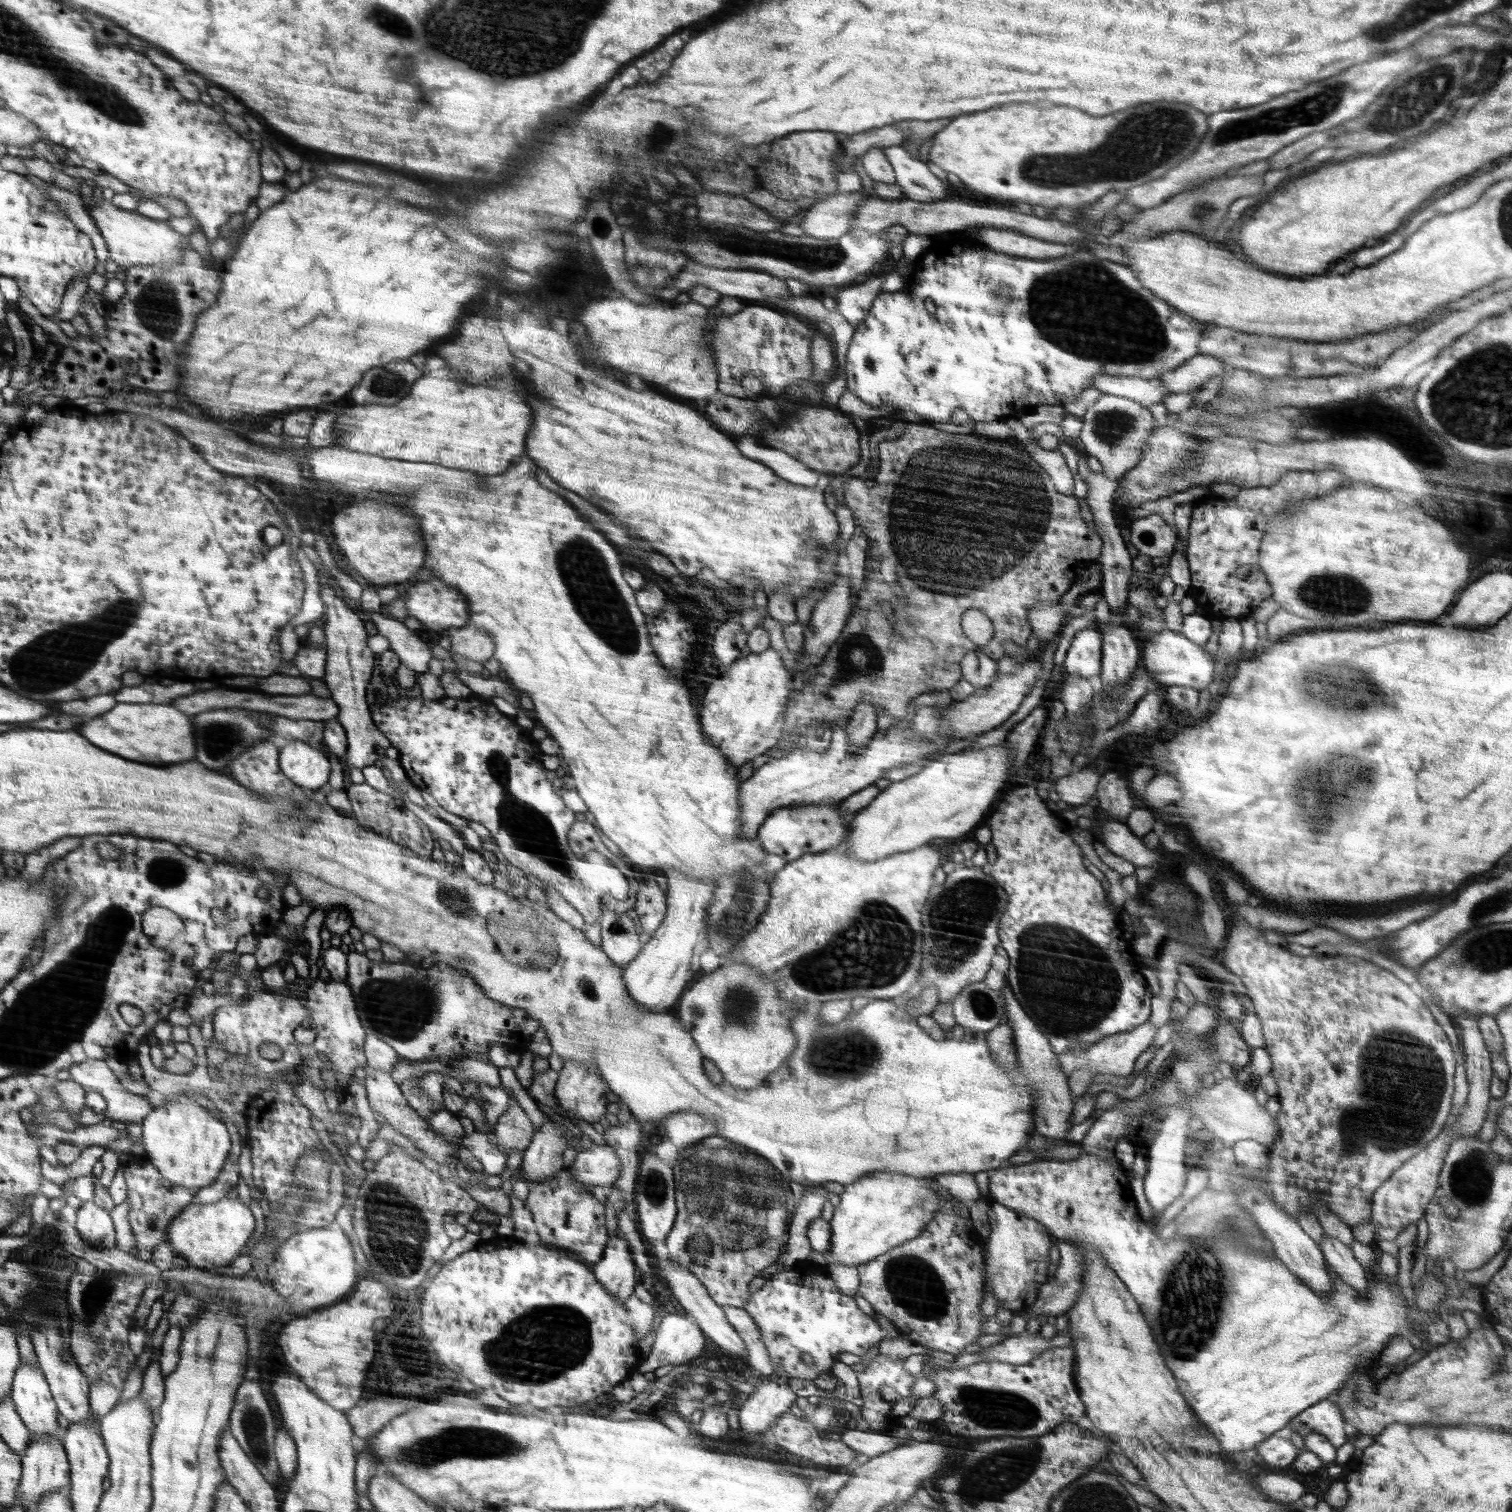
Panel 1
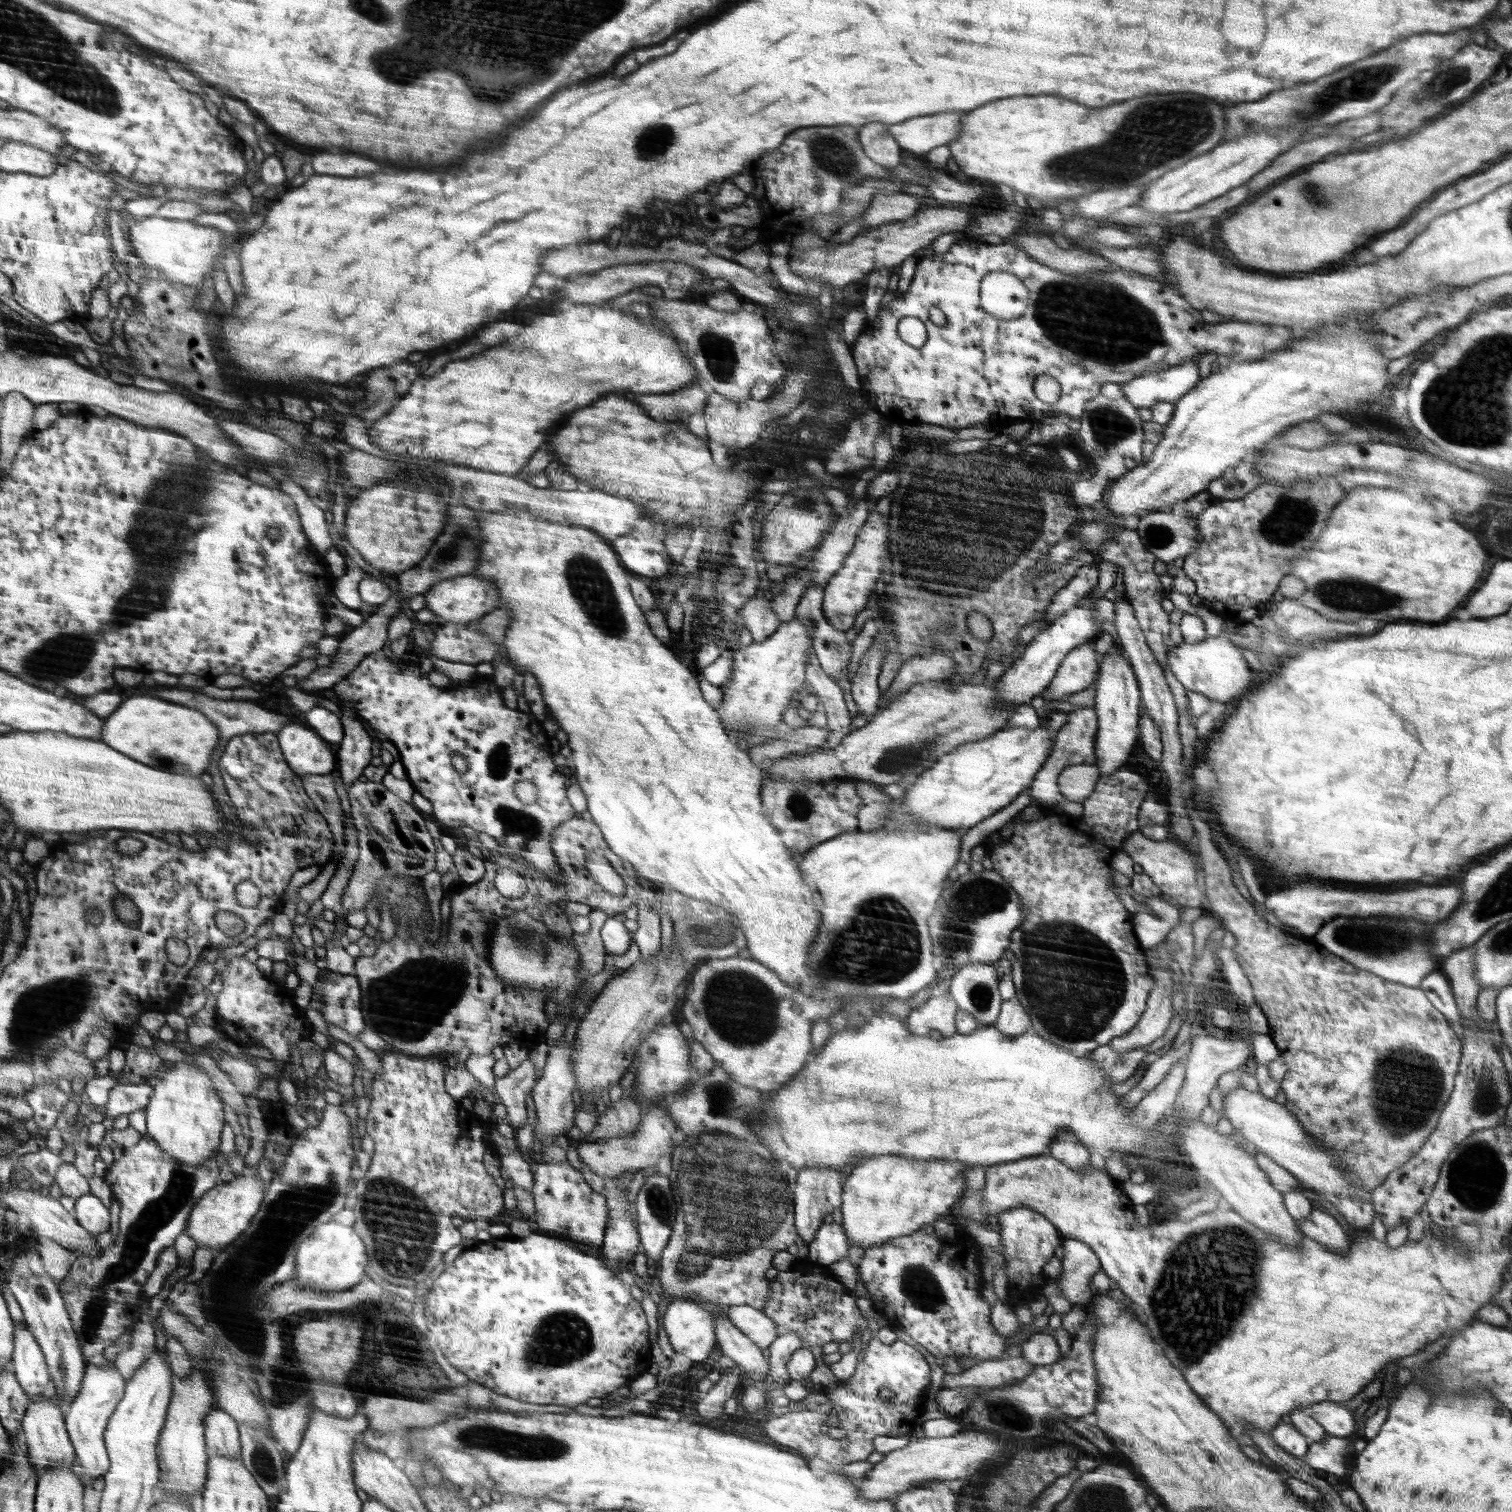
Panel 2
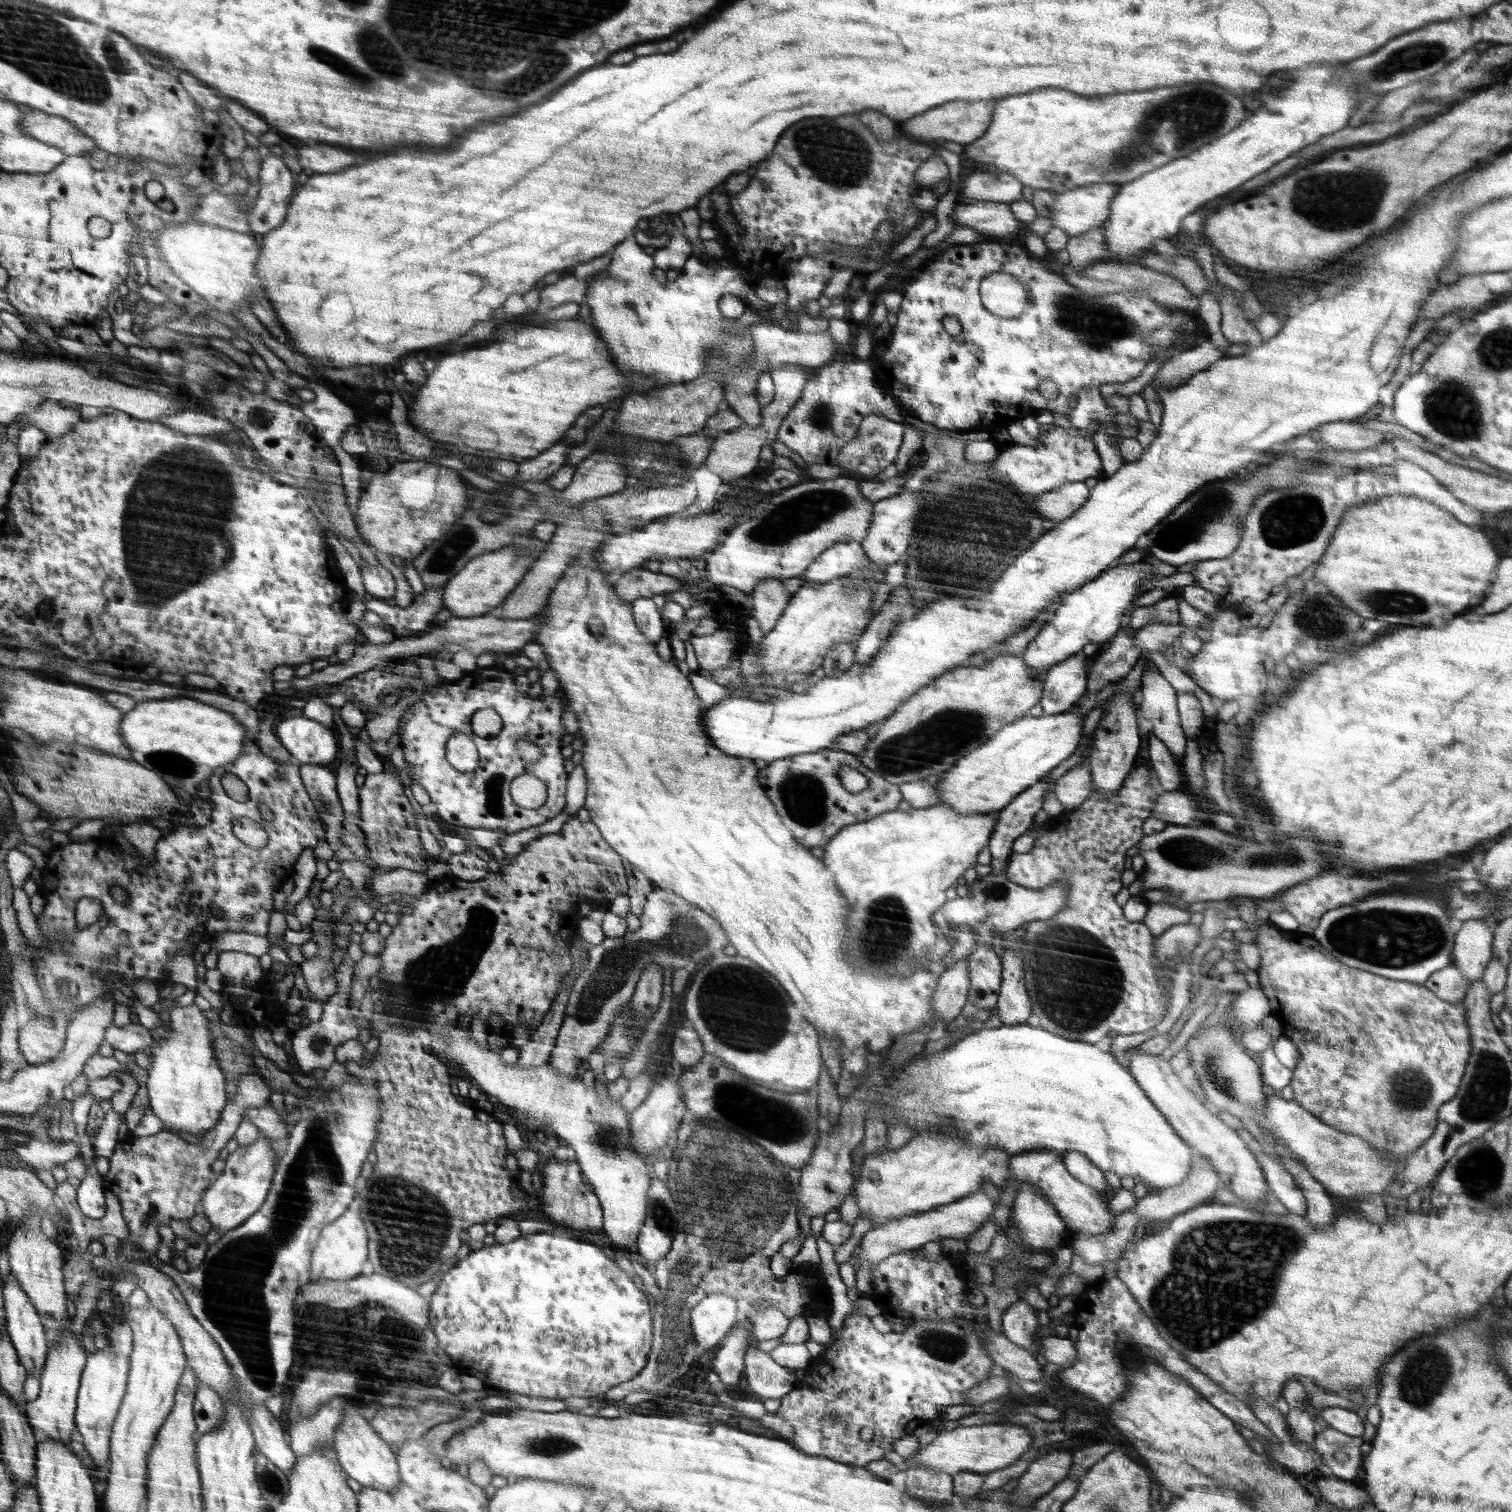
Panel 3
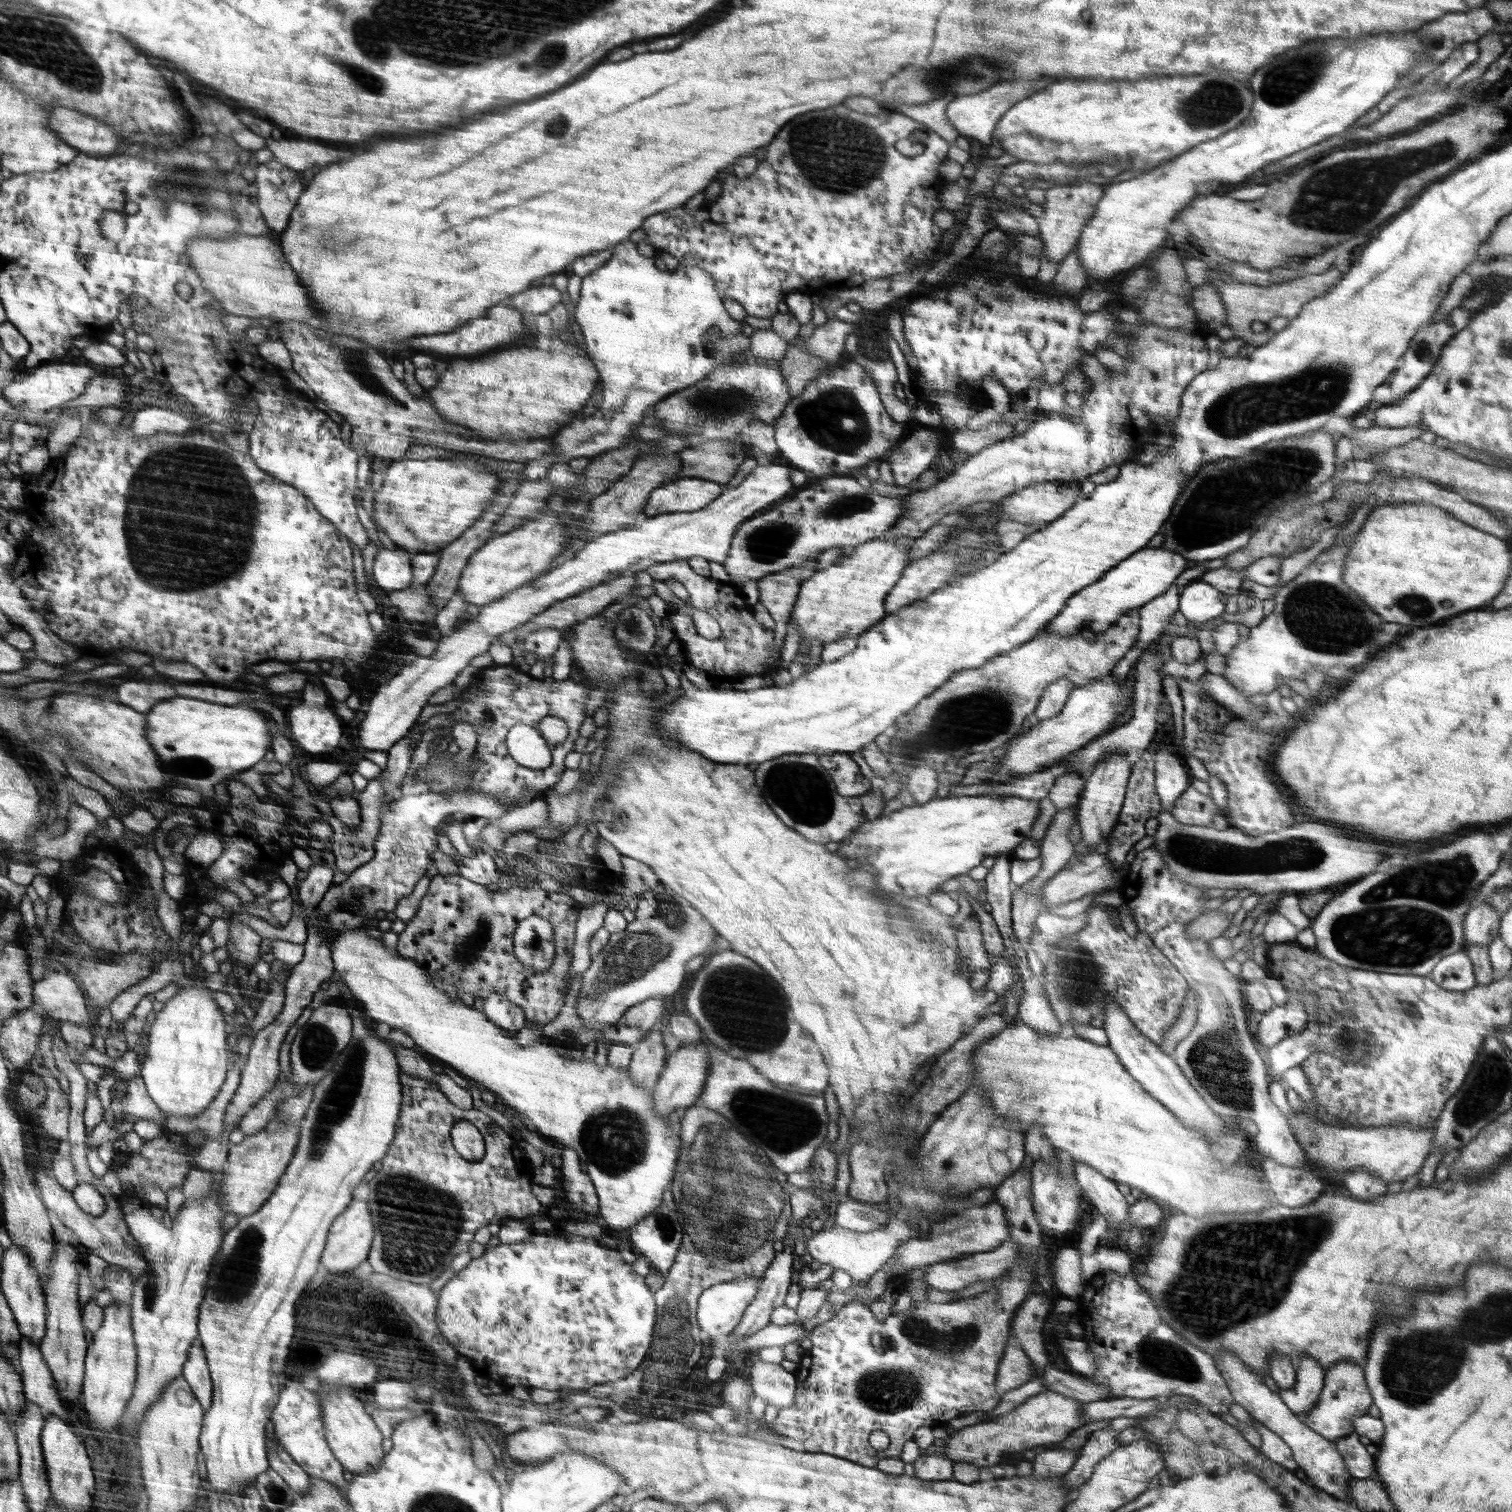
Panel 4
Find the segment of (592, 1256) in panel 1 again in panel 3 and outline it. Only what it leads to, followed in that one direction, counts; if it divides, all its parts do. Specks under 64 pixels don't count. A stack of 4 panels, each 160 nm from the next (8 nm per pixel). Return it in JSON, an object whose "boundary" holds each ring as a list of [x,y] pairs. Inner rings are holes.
{"boundary":[[[550,1158],[547,1164],[542,1168],[541,1176],[543,1186],[540,1188],[540,1206],[544,1216],[552,1222],[562,1222],[562,1226],[570,1226],[580,1232],[598,1232],[602,1230],[602,1209],[600,1208],[597,1194],[590,1192],[588,1186],[582,1180],[582,1172],[577,1161],[559,1161]]]}

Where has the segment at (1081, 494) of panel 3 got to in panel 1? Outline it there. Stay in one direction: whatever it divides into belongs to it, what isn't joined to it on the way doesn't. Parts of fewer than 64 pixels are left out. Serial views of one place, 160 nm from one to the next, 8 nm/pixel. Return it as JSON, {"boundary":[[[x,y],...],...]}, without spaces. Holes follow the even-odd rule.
{"boundary":[[[1110,394],[1101,395],[1080,417],[1082,429],[1078,434],[1078,440],[1082,444],[1084,454],[1087,457],[1096,457],[1104,470],[1102,476],[1114,482],[1118,482],[1126,472],[1138,464],[1146,448],[1146,442],[1157,426],[1146,405],[1124,396]]]}

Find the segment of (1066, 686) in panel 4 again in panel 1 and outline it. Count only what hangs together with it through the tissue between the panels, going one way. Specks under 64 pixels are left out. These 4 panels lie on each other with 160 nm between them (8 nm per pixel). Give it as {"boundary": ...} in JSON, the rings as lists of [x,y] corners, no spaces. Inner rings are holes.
{"boundary":[[[1096,630],[1078,631],[1065,654],[1063,673],[1080,678],[1100,674],[1100,658],[1104,655],[1104,642]]]}

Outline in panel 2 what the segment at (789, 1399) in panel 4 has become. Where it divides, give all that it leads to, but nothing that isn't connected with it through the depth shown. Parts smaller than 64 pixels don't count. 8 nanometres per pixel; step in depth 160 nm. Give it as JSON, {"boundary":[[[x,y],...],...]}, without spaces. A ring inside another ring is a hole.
{"boundary":[[[717,1314],[716,1324],[717,1344],[728,1358],[740,1366],[741,1369],[751,1373],[757,1382],[762,1382],[770,1372],[769,1361],[750,1337],[741,1331],[733,1322]]]}

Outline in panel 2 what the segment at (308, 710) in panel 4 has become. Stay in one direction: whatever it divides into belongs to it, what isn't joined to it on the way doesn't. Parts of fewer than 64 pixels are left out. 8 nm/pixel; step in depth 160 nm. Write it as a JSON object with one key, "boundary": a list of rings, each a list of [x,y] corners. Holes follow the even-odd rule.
{"boundary":[[[289,722],[279,733],[284,760],[297,774],[328,774],[334,768],[334,754],[328,744],[307,725]]]}

